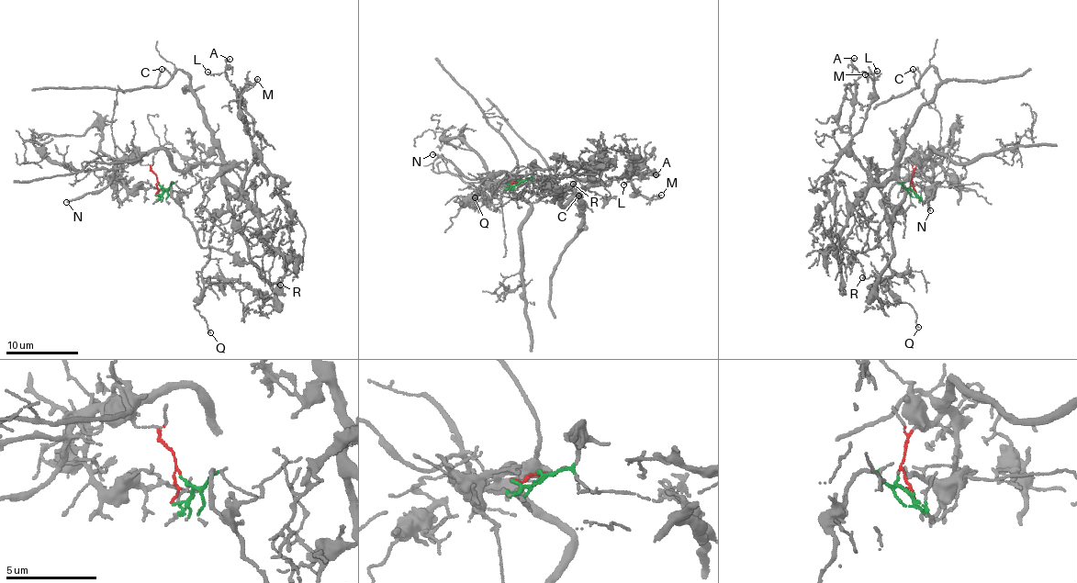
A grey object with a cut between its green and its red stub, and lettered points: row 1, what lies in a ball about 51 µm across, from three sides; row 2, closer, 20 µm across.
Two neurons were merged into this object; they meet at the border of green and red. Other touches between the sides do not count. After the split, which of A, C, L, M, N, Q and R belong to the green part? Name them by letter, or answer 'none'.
A, C, L, M, Q, R

